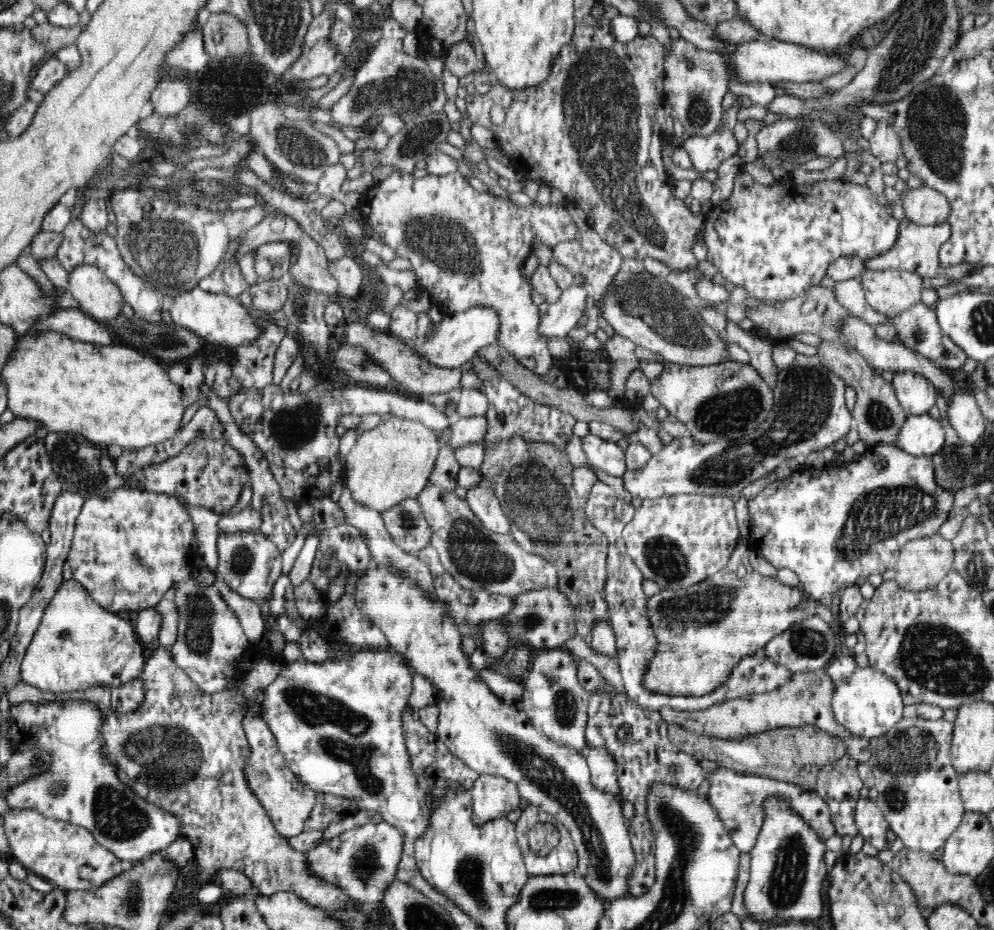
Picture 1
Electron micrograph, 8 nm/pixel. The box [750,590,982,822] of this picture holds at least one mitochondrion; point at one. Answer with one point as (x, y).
(912, 751)

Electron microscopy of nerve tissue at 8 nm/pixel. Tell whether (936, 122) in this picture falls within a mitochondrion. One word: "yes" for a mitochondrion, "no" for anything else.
yes

